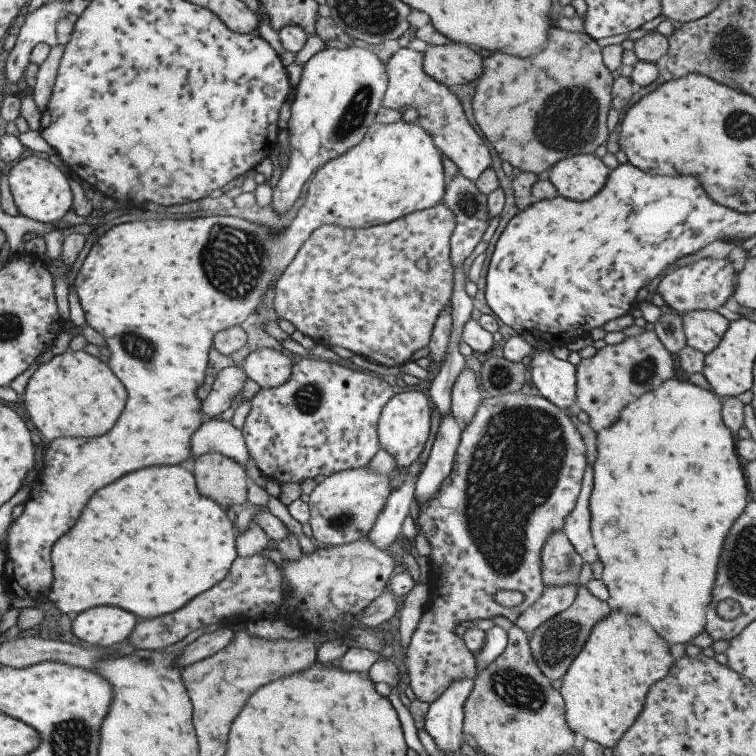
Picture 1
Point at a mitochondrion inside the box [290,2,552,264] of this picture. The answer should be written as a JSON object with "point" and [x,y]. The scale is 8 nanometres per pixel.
{"point":[350,121]}

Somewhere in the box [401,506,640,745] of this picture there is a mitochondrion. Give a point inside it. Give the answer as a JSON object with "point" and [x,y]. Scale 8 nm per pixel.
{"point":[519,690]}

